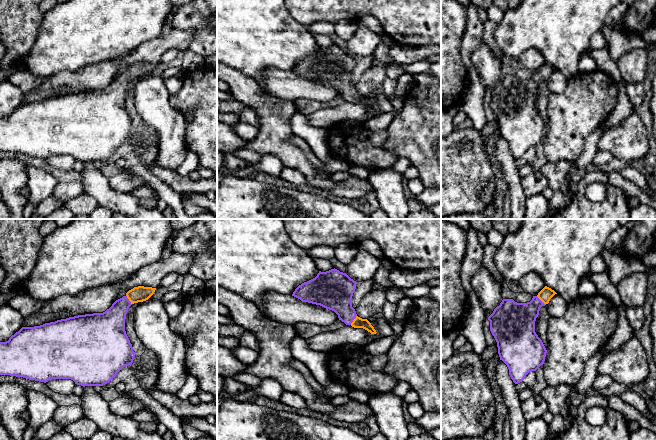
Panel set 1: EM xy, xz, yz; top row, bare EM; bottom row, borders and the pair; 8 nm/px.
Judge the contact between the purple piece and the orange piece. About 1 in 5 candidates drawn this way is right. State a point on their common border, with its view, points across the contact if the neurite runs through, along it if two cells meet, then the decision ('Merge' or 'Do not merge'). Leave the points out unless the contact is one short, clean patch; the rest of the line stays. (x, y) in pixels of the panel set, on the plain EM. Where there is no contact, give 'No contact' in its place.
Touches purple at xz (353, 95). Path across: xz (335, 70), (344, 86), (353, 95), (358, 98). Merge

